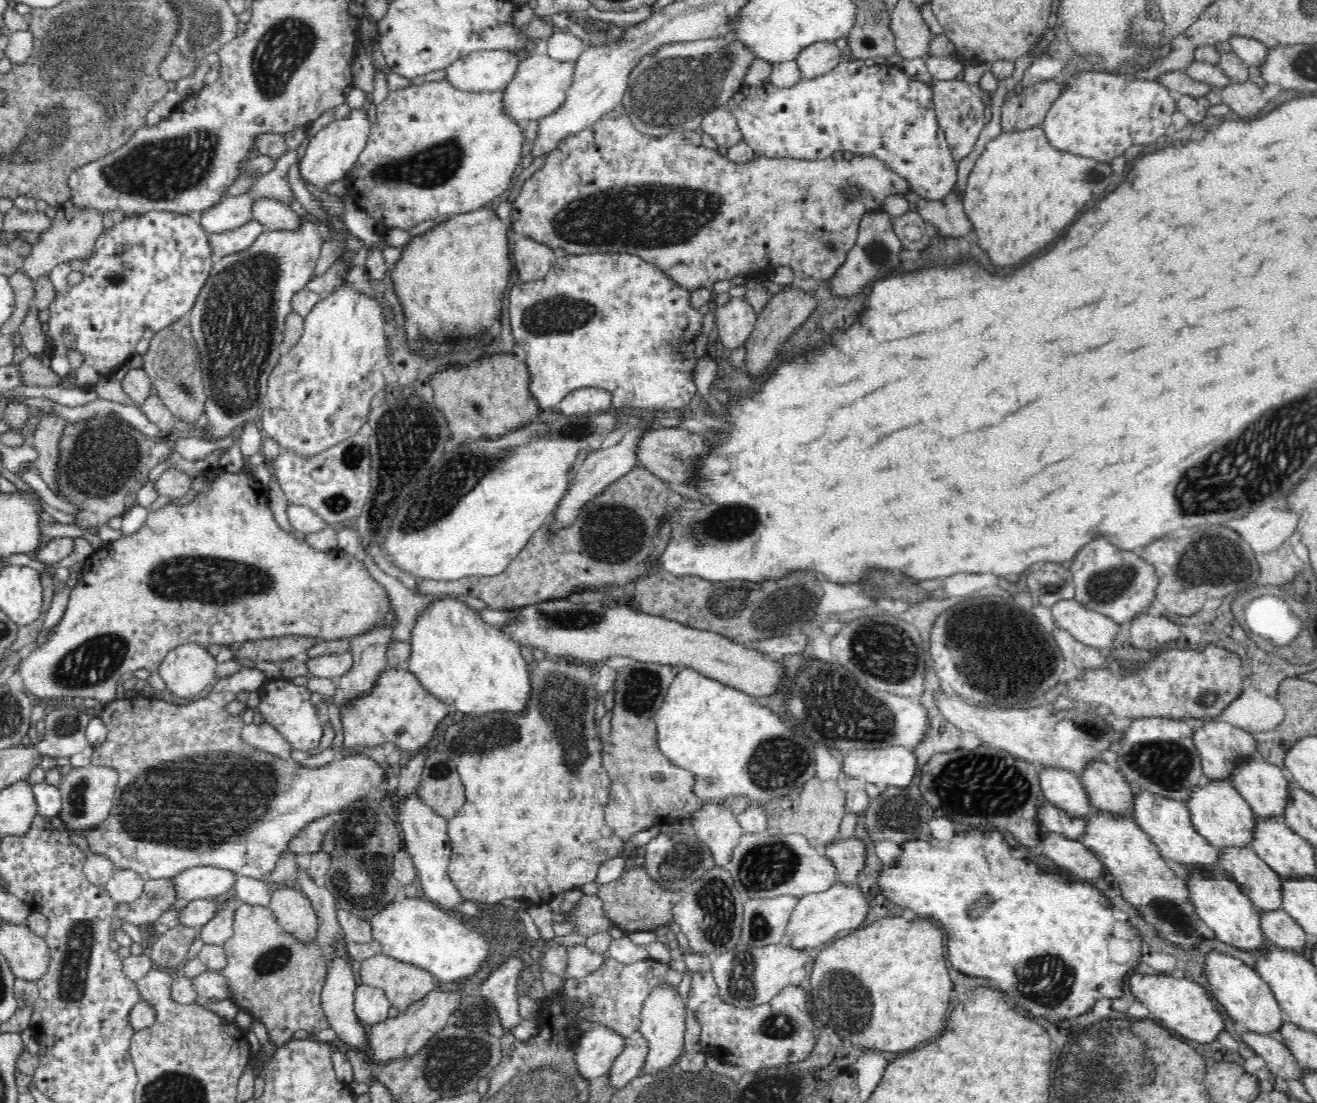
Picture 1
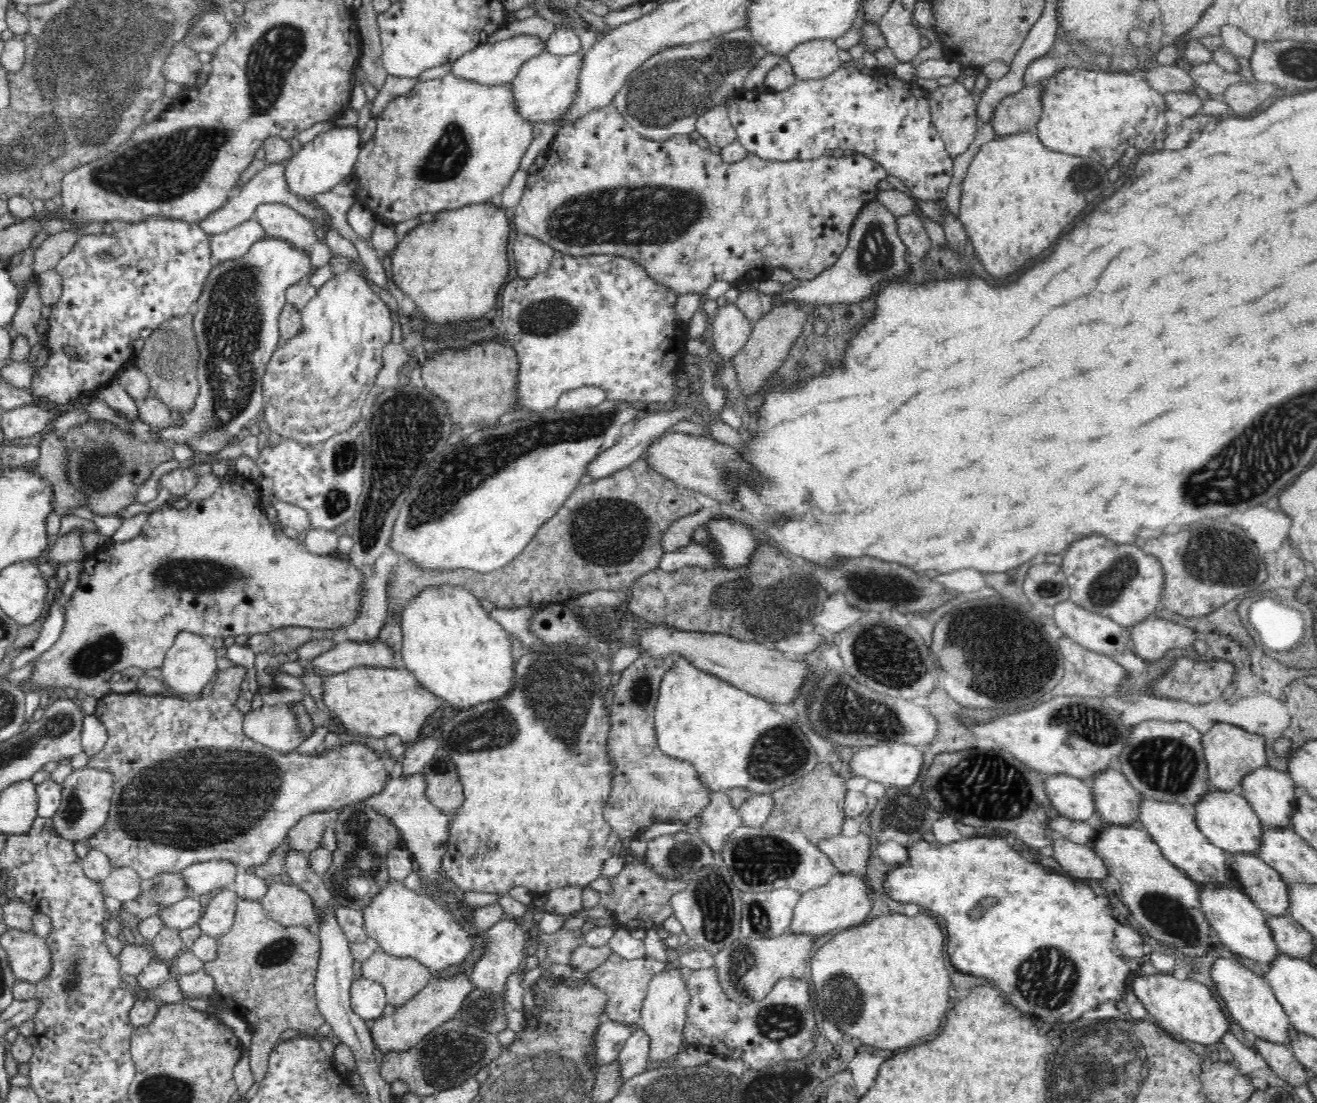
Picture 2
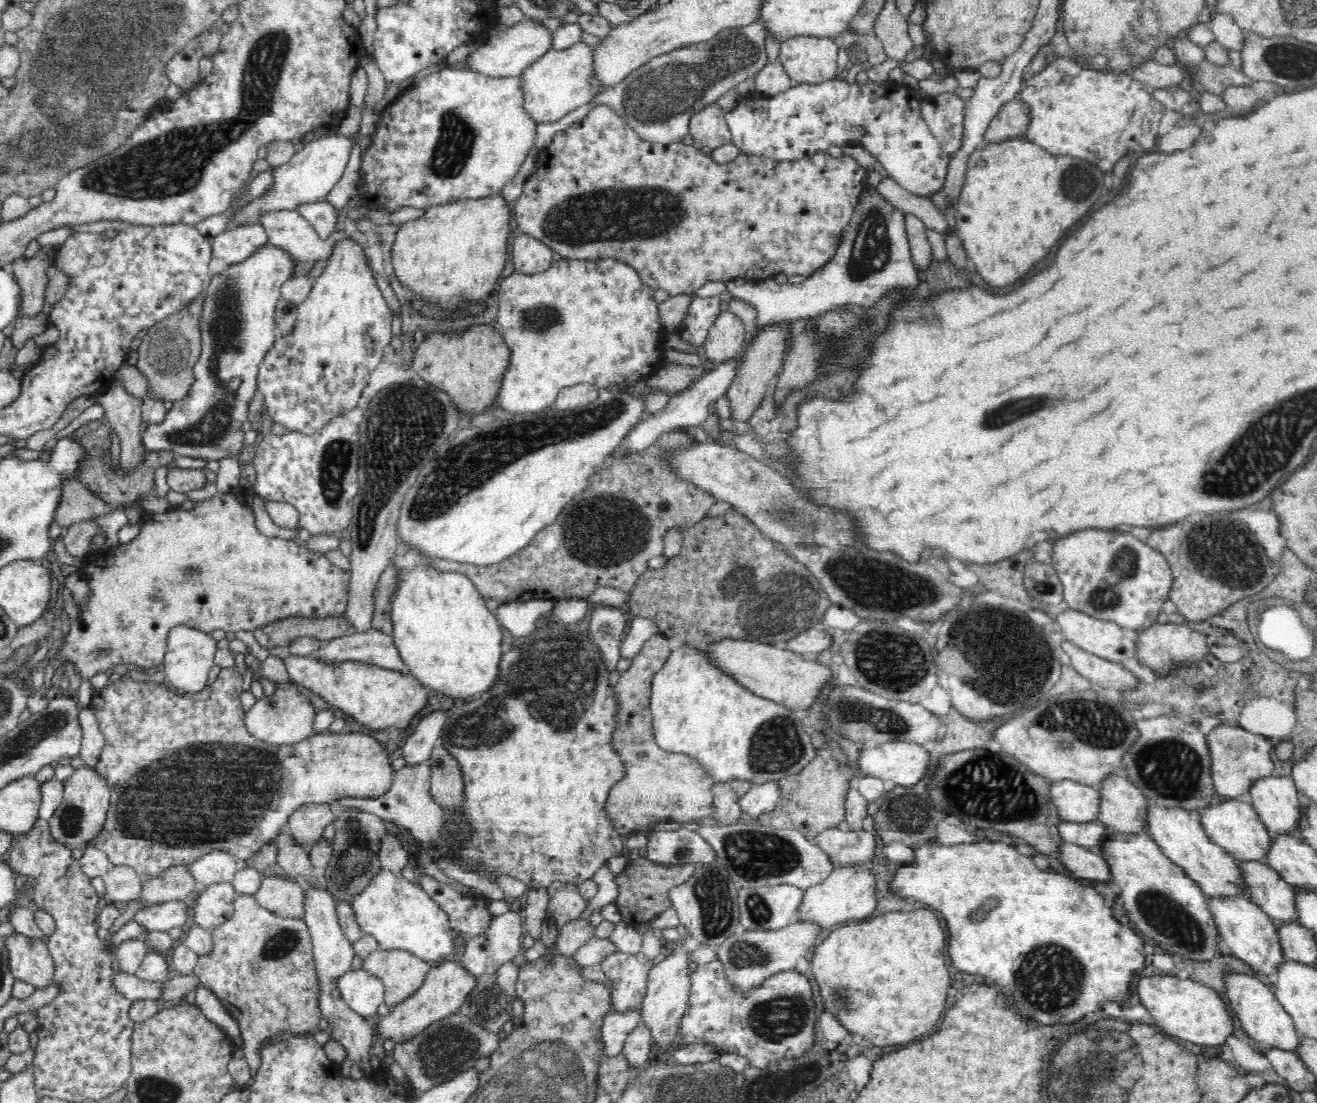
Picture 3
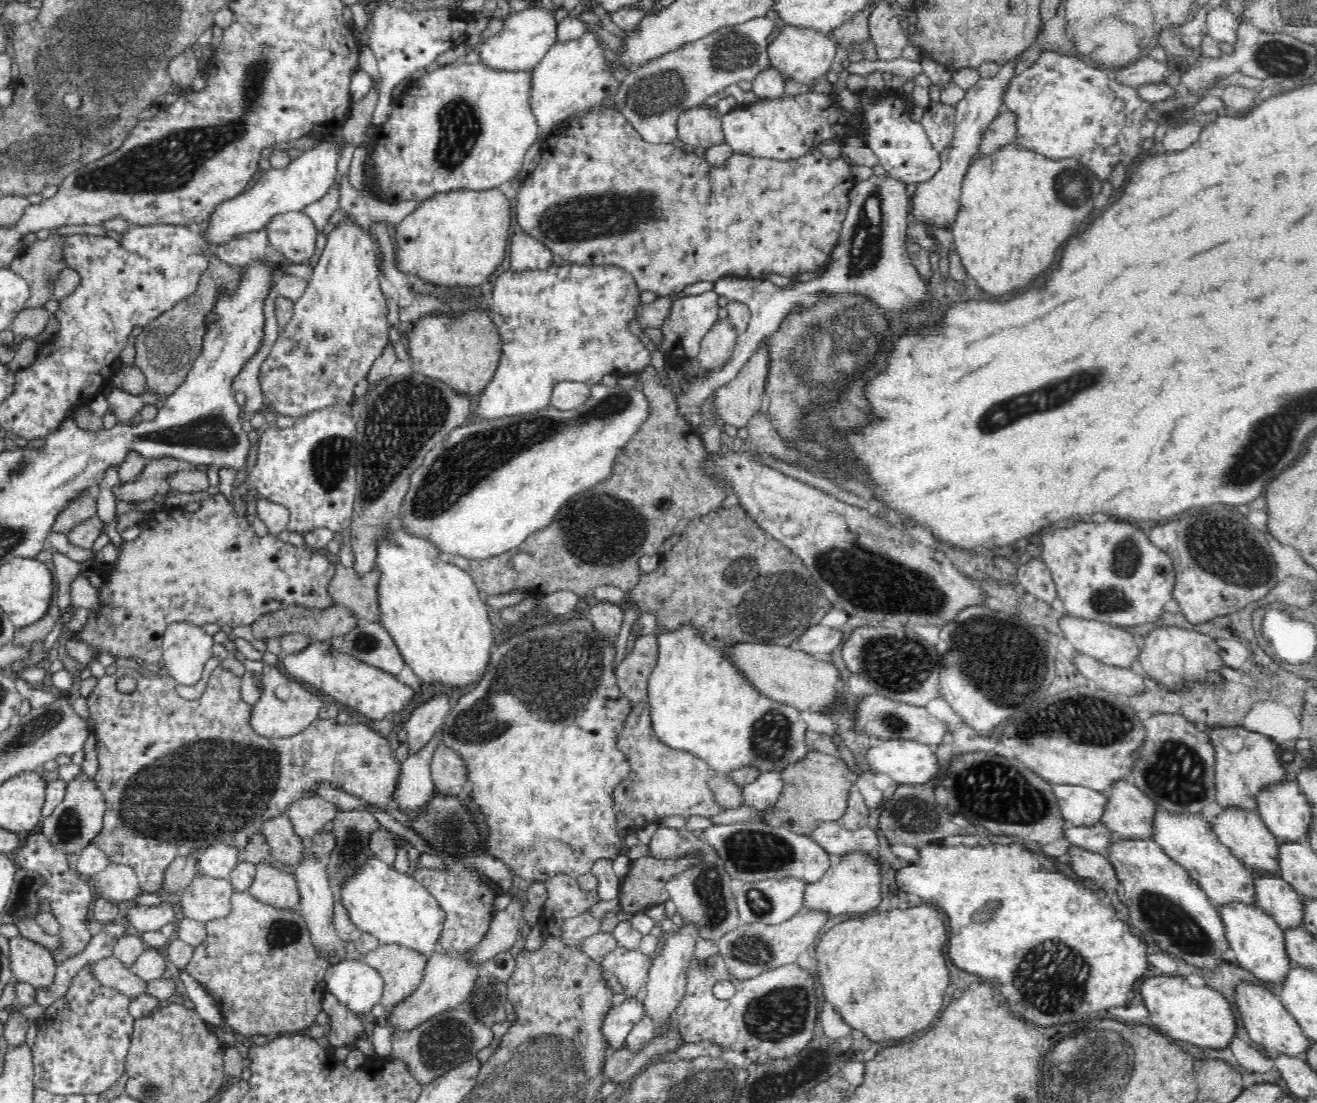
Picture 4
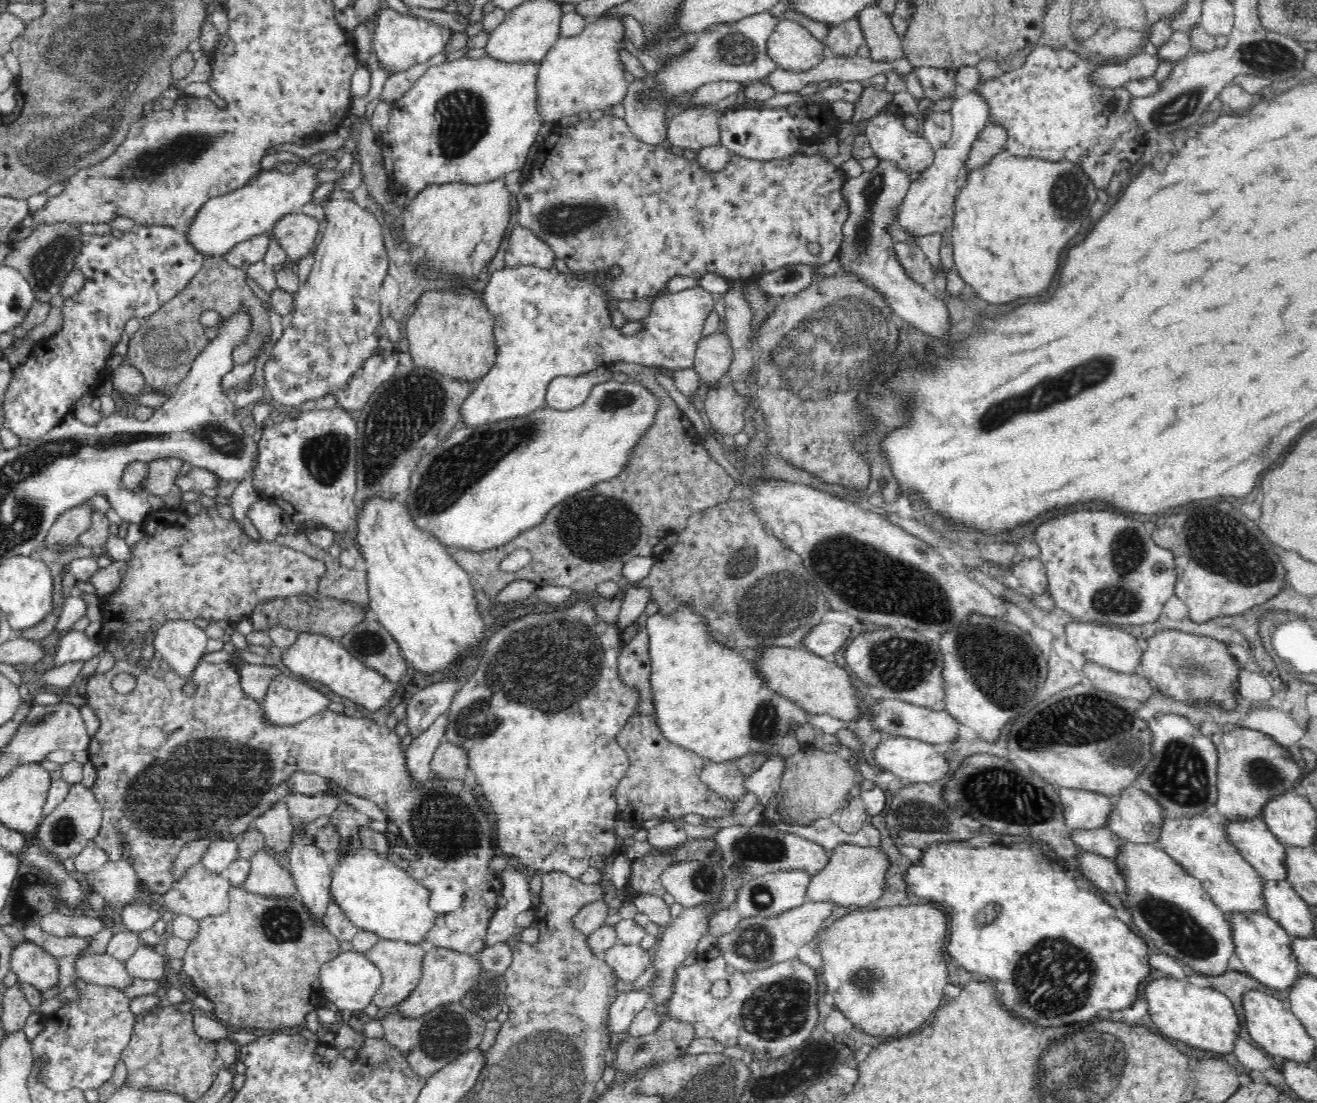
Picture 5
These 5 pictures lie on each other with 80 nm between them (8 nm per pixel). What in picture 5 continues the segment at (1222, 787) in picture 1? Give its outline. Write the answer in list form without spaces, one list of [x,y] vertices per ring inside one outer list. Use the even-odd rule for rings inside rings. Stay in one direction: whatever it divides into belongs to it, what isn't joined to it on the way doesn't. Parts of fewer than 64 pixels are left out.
[[[1262,818],[1226,823],[1231,840],[1264,882],[1288,879],[1287,847],[1270,832]]]

